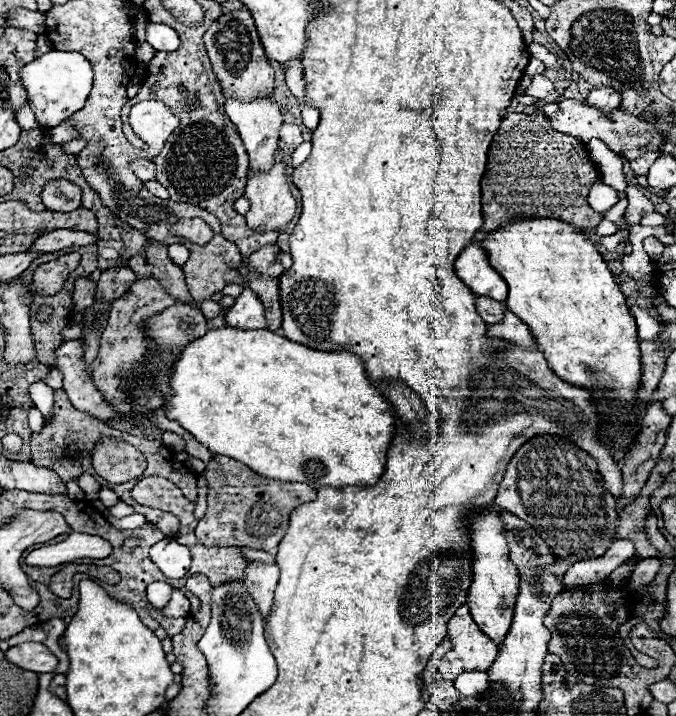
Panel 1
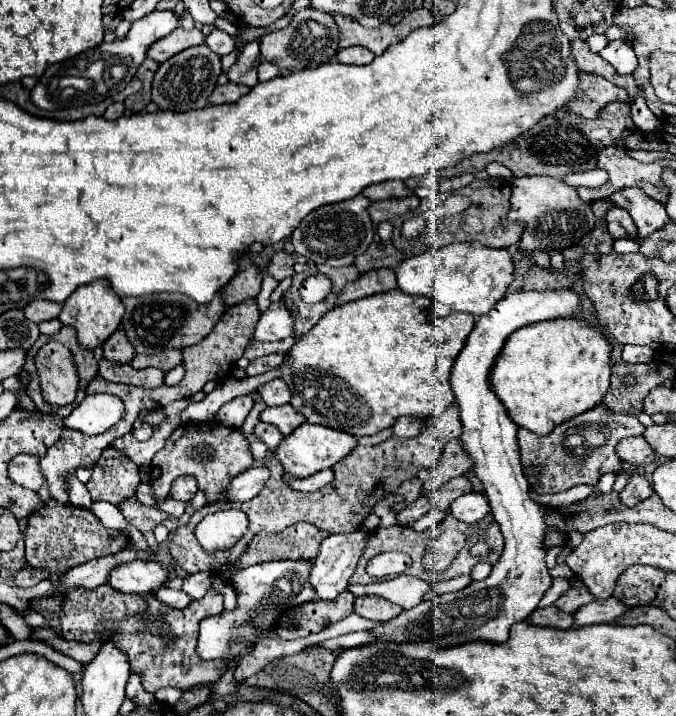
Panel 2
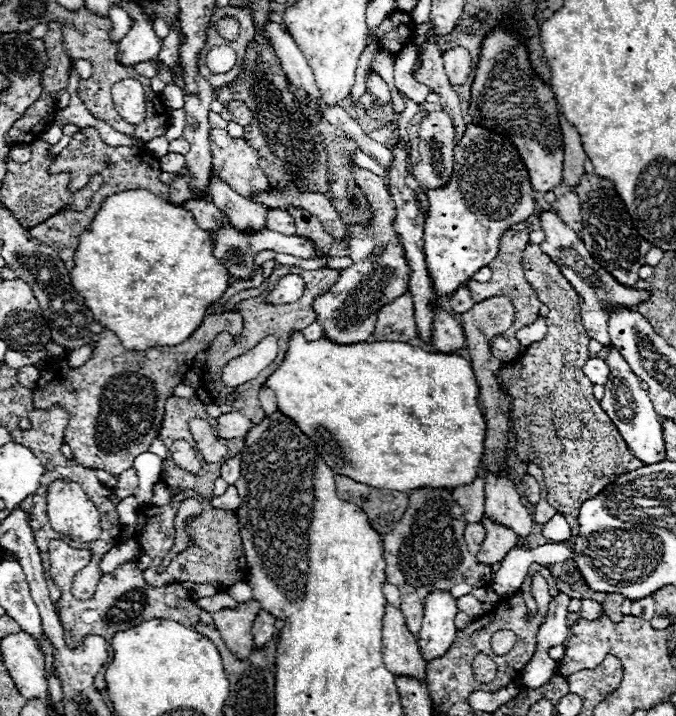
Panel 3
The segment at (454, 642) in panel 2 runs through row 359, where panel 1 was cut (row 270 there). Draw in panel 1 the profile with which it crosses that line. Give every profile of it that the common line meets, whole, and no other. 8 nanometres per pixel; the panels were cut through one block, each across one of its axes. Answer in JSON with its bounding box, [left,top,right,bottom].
[456,242,508,304]

